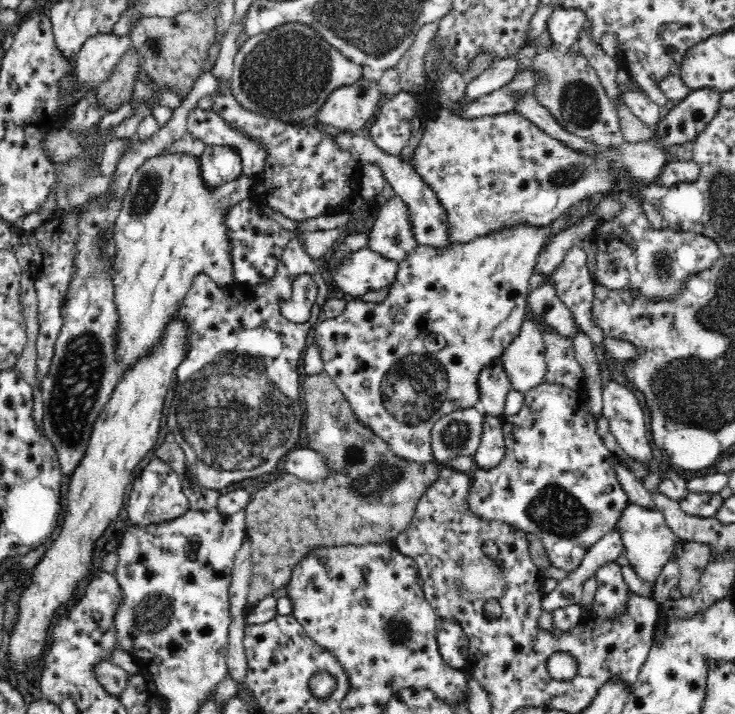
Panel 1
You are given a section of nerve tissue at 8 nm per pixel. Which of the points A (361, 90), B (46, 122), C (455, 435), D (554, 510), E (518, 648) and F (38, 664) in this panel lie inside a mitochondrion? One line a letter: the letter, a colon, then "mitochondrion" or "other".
A: mitochondrion
B: other
C: mitochondrion
D: mitochondrion
E: other
F: other

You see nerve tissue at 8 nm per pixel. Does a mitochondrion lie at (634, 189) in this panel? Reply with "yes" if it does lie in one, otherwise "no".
no

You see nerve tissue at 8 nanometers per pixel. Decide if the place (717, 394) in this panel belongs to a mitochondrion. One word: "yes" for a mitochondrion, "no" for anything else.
yes

